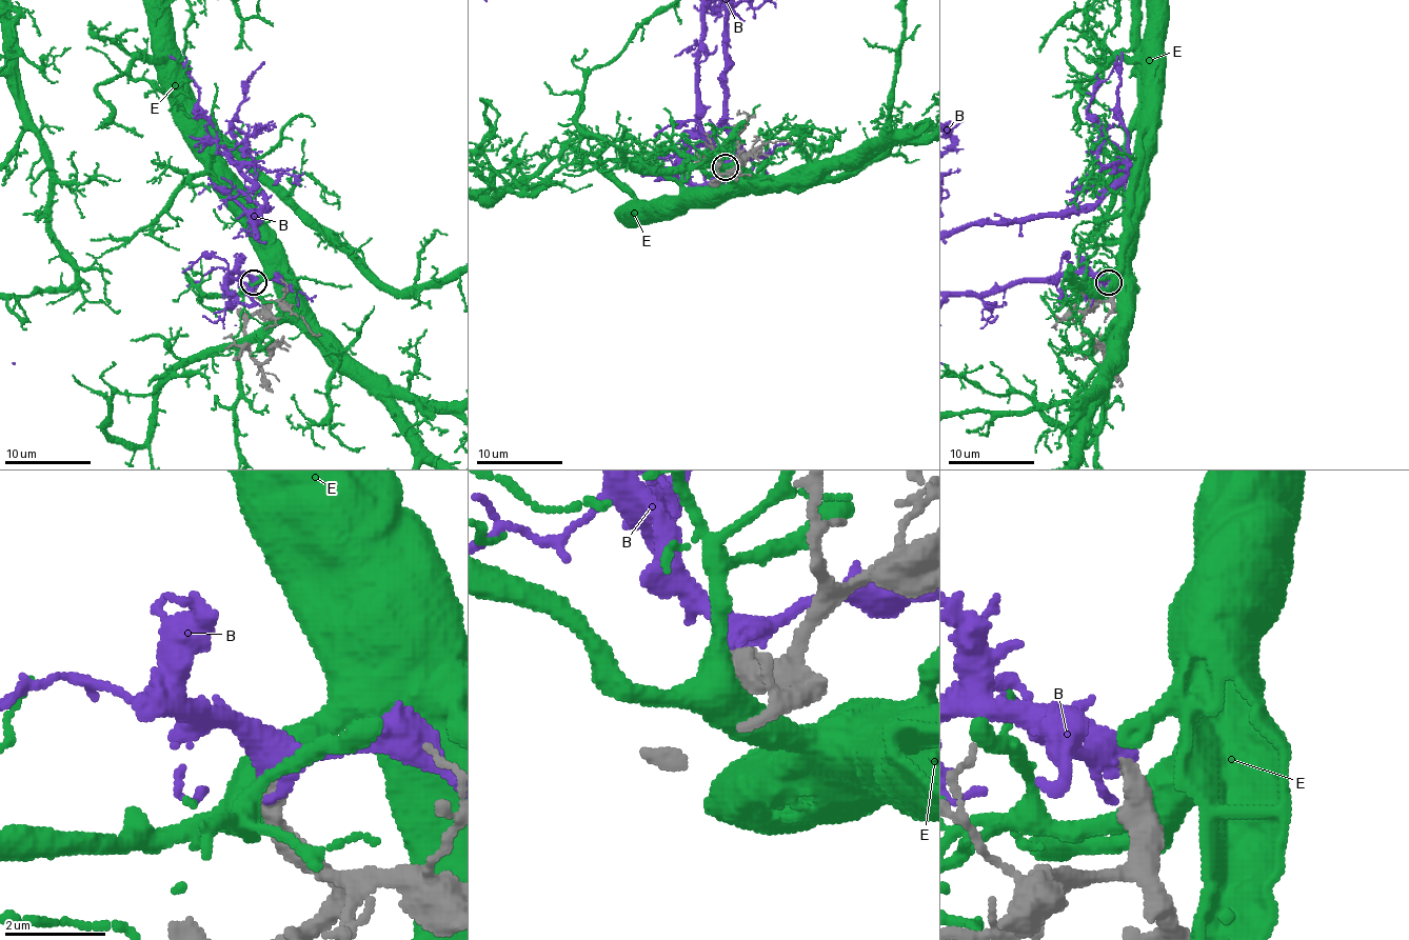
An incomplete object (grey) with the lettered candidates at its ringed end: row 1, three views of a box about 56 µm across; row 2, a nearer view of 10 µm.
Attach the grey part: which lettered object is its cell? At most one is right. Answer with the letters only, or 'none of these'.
B

